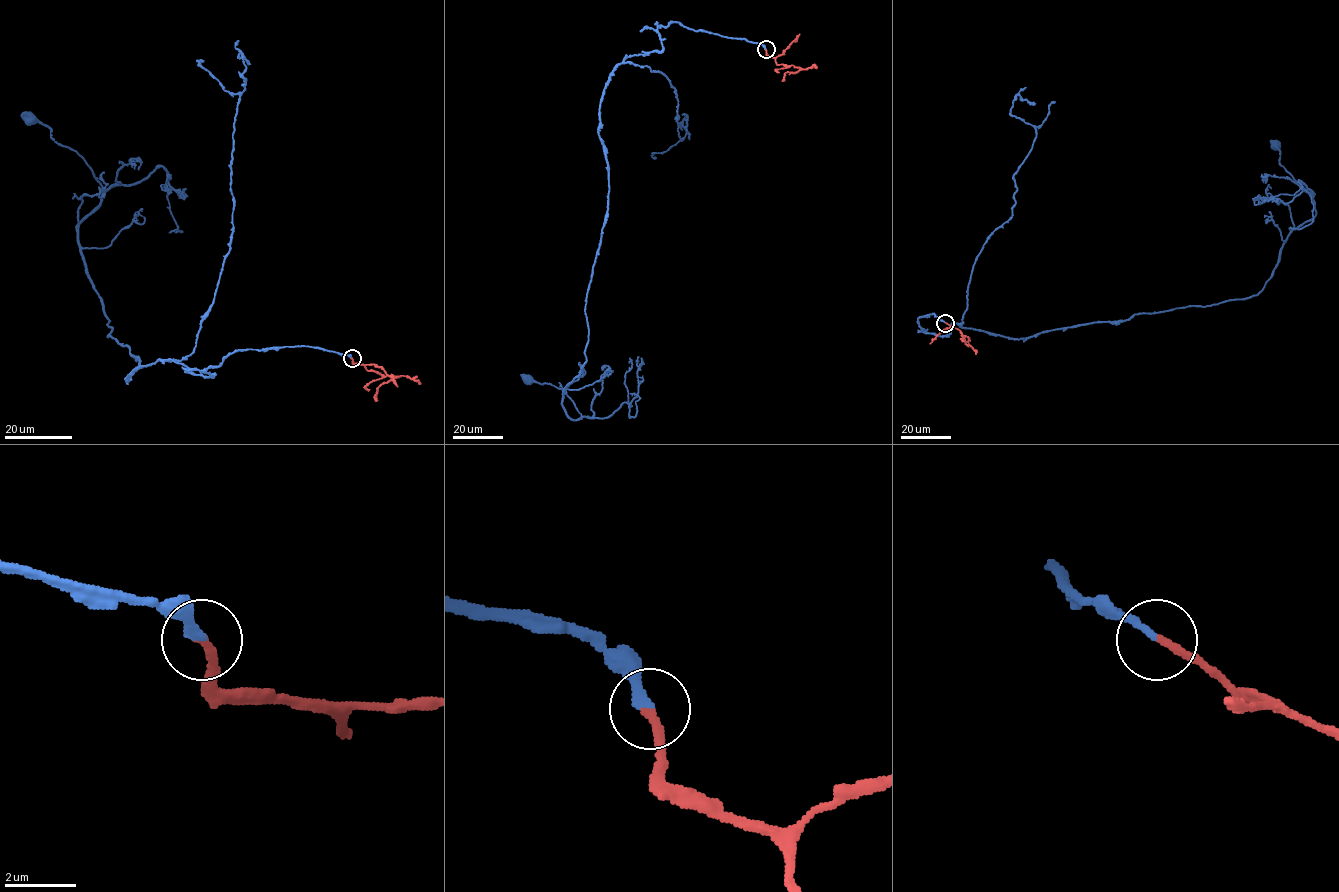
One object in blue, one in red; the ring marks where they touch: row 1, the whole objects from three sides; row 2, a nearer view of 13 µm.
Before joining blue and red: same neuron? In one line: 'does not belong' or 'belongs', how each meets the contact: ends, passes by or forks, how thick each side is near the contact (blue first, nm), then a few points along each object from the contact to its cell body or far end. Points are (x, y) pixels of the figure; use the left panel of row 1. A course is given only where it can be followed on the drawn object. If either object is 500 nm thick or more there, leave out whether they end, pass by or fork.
belongs | blue ends | red ends | 240/240 nm | blue via (351, 358), (126, 379), (76, 228), (102, 186), (31, 117) | red via (351, 358), (354, 363), (362, 364), (367, 370), (397, 376), (379, 387), (375, 401)

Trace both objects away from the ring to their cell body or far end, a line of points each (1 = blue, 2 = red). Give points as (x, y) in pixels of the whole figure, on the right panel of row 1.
1: (945, 322), (918, 319), (941, 335), (957, 324), (1029, 338), (1256, 295), (1288, 235), (1316, 213), (1275, 144)
2: (945, 322), (968, 338), (968, 344), (976, 354)

